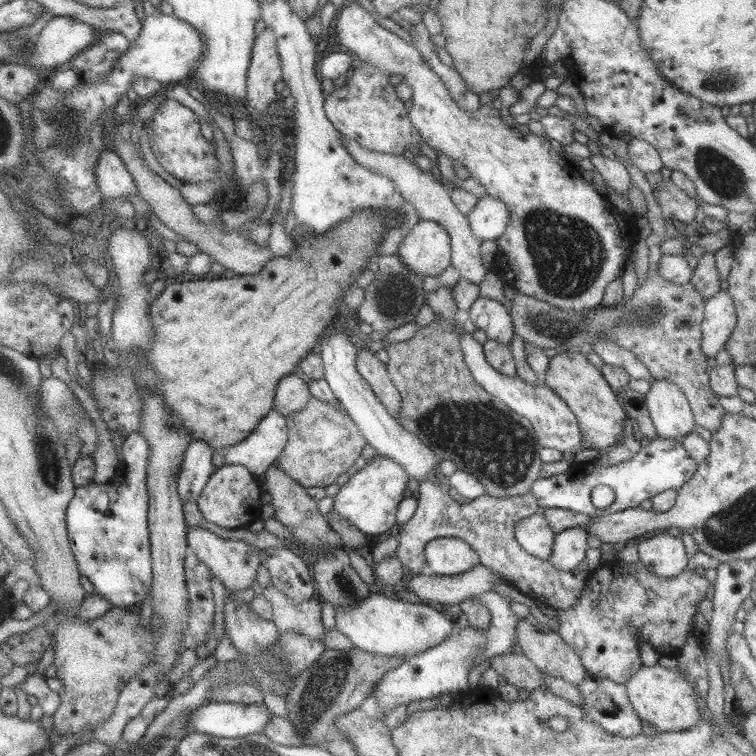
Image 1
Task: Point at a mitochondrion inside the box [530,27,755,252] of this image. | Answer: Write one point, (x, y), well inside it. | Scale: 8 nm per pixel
(721, 175)

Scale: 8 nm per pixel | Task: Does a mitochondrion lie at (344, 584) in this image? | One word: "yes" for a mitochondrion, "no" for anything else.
yes

